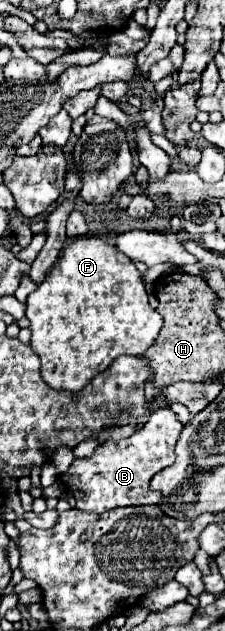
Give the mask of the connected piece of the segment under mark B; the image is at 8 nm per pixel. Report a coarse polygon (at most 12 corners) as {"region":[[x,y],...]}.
{"region":[[158,408],[132,436],[76,458],[76,508],[158,504],[184,424]]}

